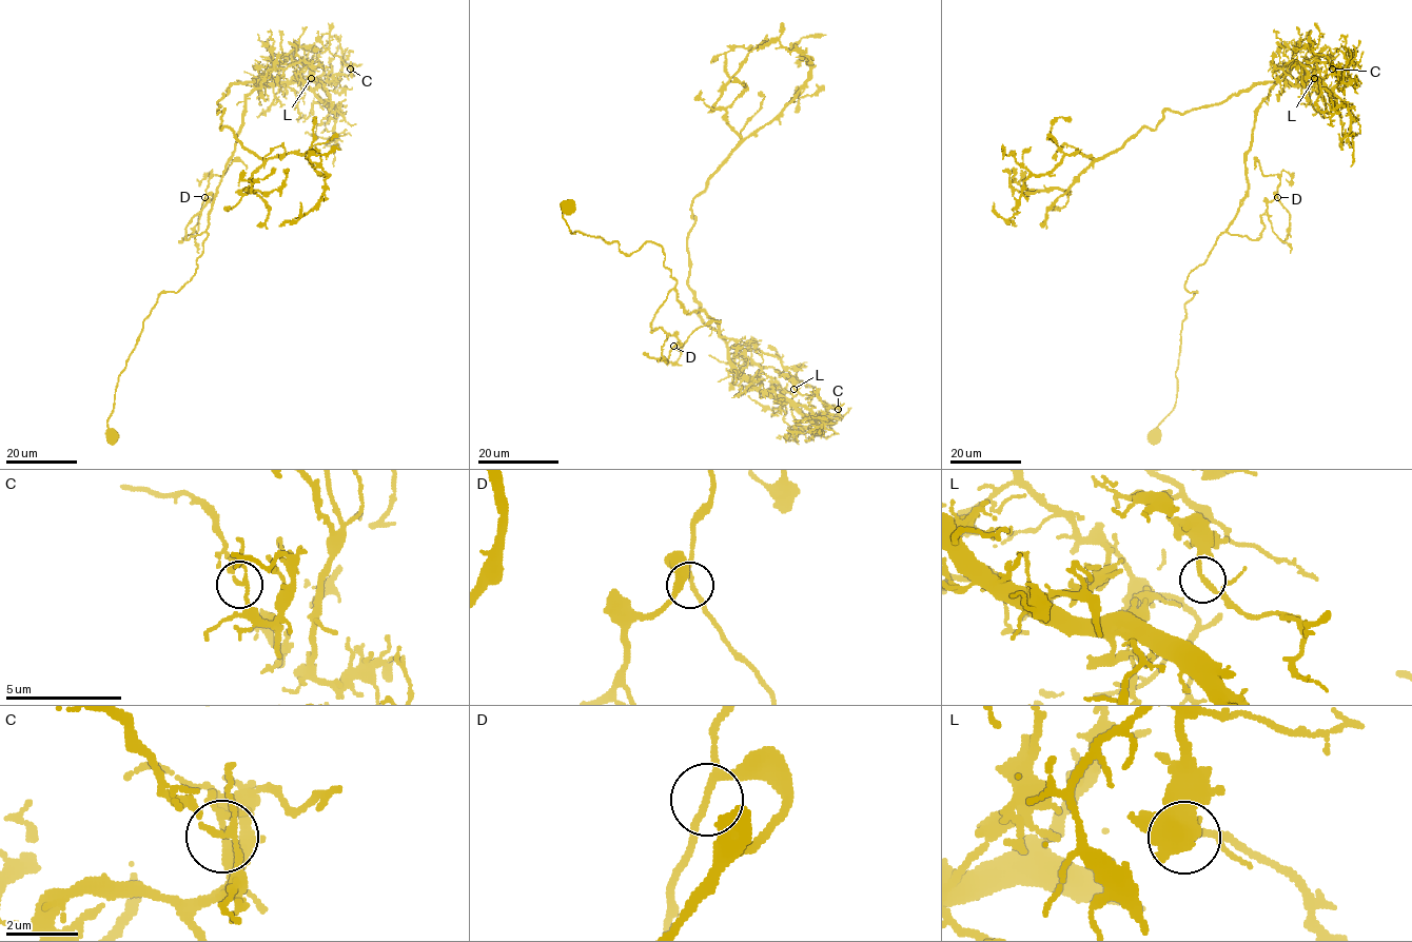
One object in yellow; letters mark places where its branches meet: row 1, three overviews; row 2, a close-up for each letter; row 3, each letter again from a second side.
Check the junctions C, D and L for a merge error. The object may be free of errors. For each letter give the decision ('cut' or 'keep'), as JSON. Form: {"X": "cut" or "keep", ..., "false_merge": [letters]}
{"C": "cut", "D": "keep", "L": "keep", "false_merge": ["C"]}

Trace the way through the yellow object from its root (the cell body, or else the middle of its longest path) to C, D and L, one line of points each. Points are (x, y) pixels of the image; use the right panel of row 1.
C: (1152, 434), (1176, 400), (1196, 292), (1188, 275), (1248, 190), (1255, 111), (1300, 47), (1332, 69)
D: (1152, 434), (1176, 400), (1184, 305), (1196, 292), (1184, 288), (1188, 275), (1221, 233), (1257, 239), (1277, 197)
L: (1152, 434), (1176, 400), (1196, 292), (1184, 282), (1247, 192), (1274, 70), (1297, 60), (1314, 78)

